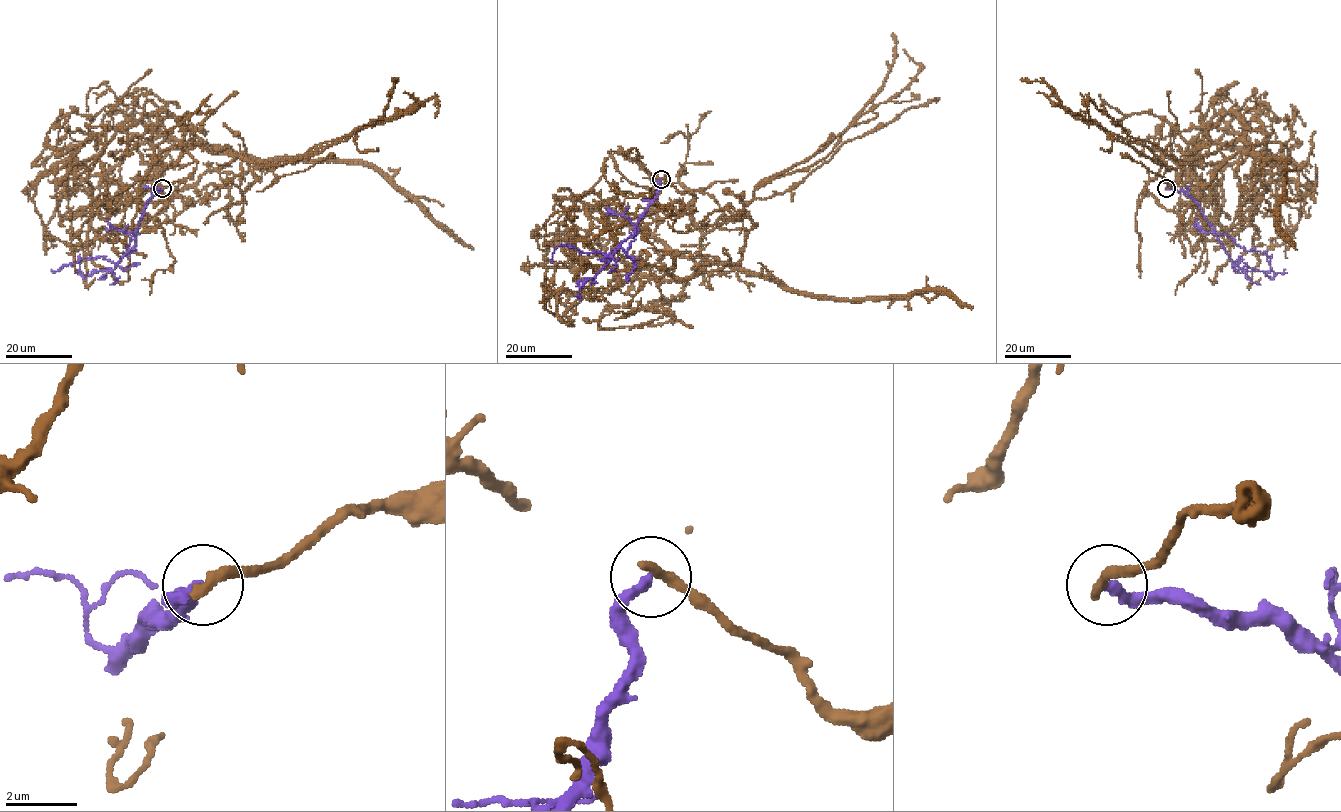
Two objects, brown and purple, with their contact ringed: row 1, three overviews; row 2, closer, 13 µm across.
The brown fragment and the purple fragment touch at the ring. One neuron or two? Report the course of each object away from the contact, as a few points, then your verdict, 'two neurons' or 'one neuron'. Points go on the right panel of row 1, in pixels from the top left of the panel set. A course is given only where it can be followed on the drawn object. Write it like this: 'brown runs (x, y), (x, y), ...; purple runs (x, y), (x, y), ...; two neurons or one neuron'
brown runs (1166, 188), (1197, 148), (1255, 146), (1264, 128), (1244, 129), (1197, 251); purple runs (1166, 188), (1184, 191), (1198, 205), (1226, 254), (1235, 262), (1242, 260), (1232, 267), (1250, 271); two neurons

